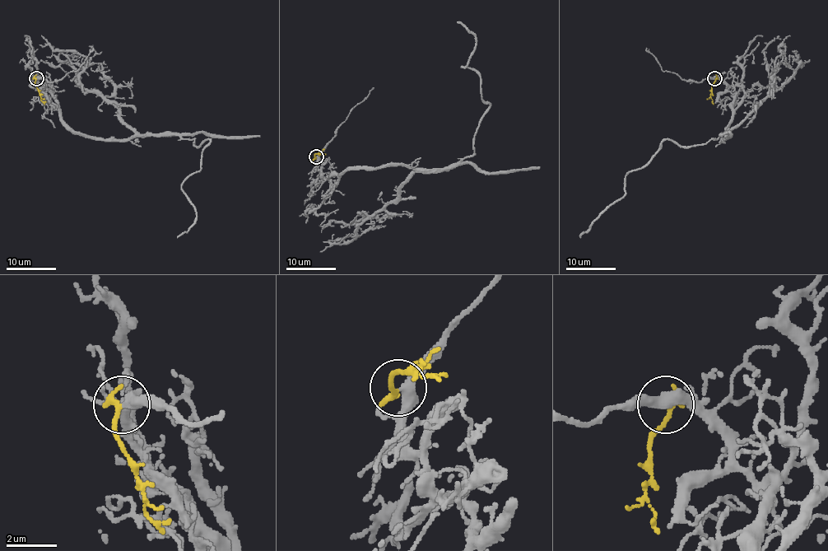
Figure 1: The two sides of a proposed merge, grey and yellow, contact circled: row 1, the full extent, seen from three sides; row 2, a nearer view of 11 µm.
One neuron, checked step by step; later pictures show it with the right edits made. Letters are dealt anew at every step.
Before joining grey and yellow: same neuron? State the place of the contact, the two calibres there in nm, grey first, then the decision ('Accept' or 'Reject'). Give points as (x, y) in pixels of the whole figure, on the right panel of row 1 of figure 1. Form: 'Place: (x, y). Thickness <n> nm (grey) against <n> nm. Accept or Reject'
Place: (714, 78). Thickness 440 nm (grey) against 280 nm. Accept

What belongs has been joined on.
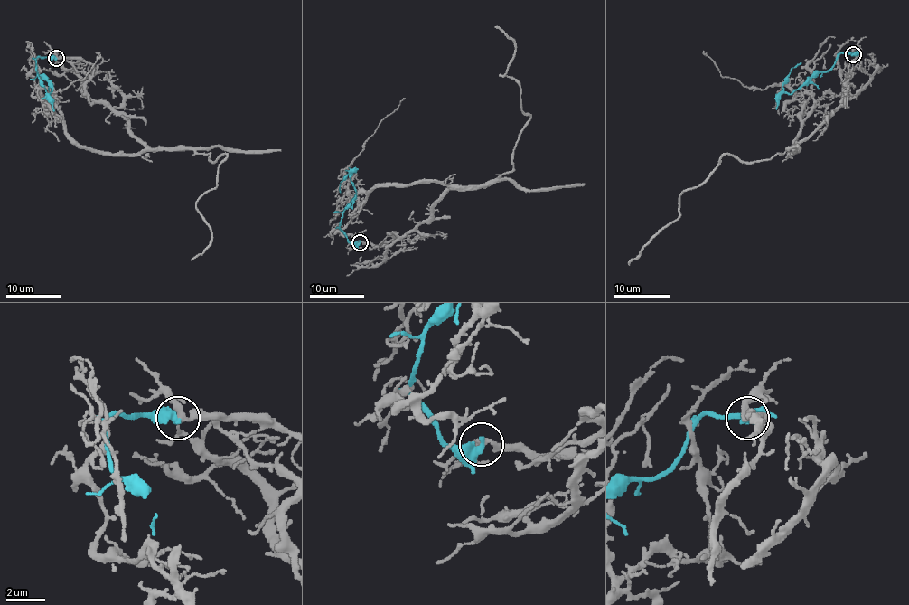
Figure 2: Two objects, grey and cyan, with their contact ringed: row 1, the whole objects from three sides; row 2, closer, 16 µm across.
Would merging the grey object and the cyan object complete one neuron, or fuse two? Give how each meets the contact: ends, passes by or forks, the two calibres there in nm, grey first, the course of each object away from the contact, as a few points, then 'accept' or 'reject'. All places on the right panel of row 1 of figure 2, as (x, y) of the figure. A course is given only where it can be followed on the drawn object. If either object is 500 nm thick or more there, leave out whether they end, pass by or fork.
280/500 nm | grey via (854, 53), (847, 100), (795, 148), (749, 163), (724, 155), (681, 193), (675, 219), (629, 265) | cyan via (854, 53), (839, 55), (832, 66), (824, 72), (817, 72), (787, 93), (782, 83), (791, 70), (801, 62) | reject

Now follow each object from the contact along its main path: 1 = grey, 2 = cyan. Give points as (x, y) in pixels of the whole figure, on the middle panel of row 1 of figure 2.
1: (360, 242), (406, 236), (449, 190), (512, 169), (530, 118), (499, 76), (515, 43), (495, 27)
2: (360, 242), (350, 242), (339, 229), (344, 207), (355, 195), (349, 174), (341, 183), (341, 193)

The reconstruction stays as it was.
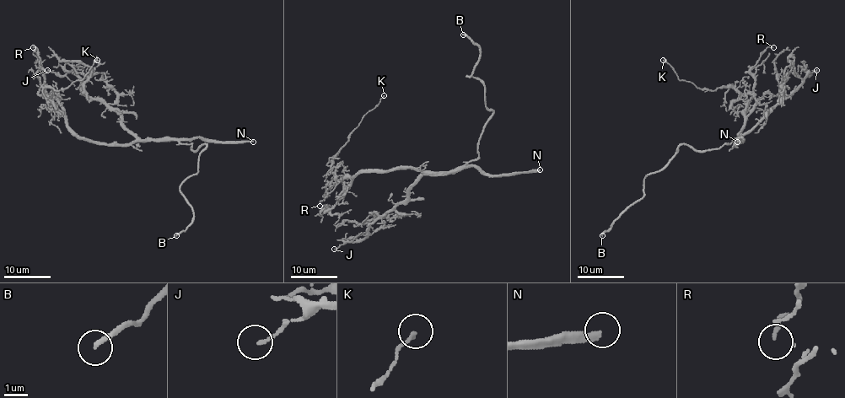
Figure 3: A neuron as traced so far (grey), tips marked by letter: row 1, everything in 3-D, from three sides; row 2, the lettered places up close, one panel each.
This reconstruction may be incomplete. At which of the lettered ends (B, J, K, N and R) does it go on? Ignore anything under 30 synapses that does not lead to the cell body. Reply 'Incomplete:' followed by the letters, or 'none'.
Incomplete: B, N

